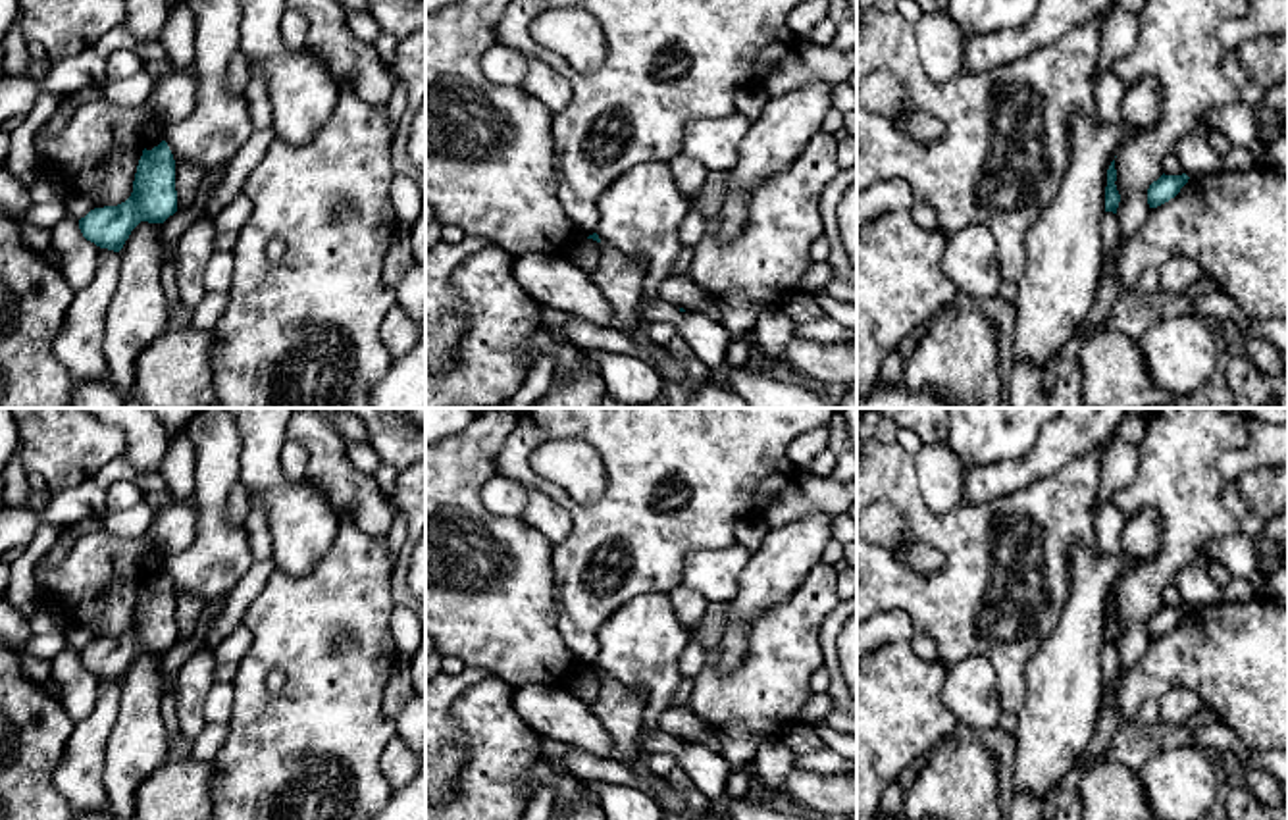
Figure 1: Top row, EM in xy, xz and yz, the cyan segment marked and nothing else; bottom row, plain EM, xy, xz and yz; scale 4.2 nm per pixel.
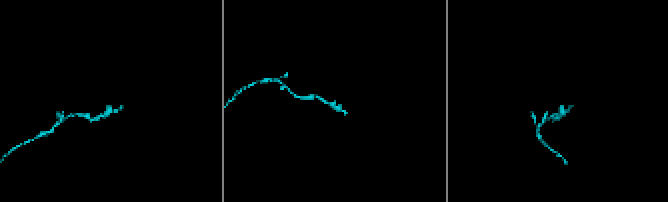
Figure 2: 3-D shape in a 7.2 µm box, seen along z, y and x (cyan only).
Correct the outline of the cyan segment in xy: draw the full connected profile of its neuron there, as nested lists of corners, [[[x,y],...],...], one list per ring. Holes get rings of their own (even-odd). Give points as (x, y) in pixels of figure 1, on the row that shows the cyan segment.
[[[162,141],[152,150],[142,150],[131,196],[117,206],[90,210],[79,219],[79,229],[96,246],[119,252],[141,221],[164,223],[175,212],[175,160]]]

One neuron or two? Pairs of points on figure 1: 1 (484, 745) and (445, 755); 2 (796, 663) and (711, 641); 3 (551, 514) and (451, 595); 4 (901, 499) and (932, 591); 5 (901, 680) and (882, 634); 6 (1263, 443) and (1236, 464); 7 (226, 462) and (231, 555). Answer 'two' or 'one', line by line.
1: two
2: one
3: two
4: one
5: two
6: one
7: one

